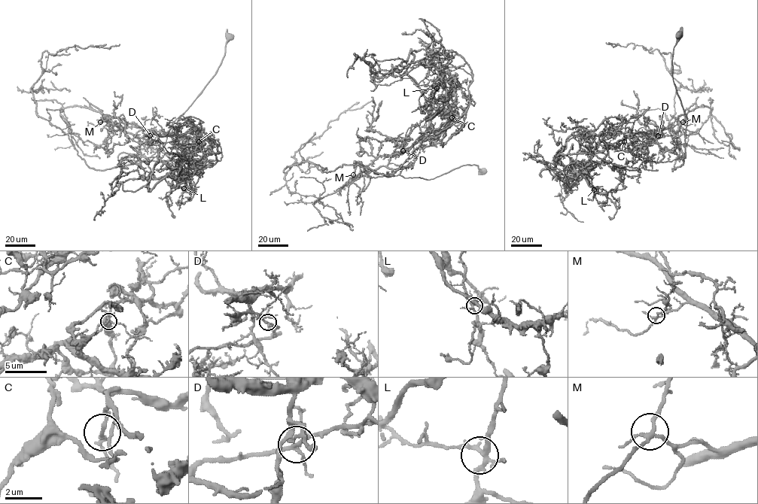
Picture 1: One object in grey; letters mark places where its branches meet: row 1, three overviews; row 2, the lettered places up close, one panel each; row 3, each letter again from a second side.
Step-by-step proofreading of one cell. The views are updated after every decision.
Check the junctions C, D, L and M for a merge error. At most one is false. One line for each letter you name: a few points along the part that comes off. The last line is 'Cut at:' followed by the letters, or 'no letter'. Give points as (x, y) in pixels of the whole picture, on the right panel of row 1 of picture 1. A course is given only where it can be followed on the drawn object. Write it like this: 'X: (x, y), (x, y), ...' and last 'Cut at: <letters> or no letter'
D: (658, 135), (680, 146), (673, 171), (680, 84), (657, 49), (606, 42)
Cut at: D

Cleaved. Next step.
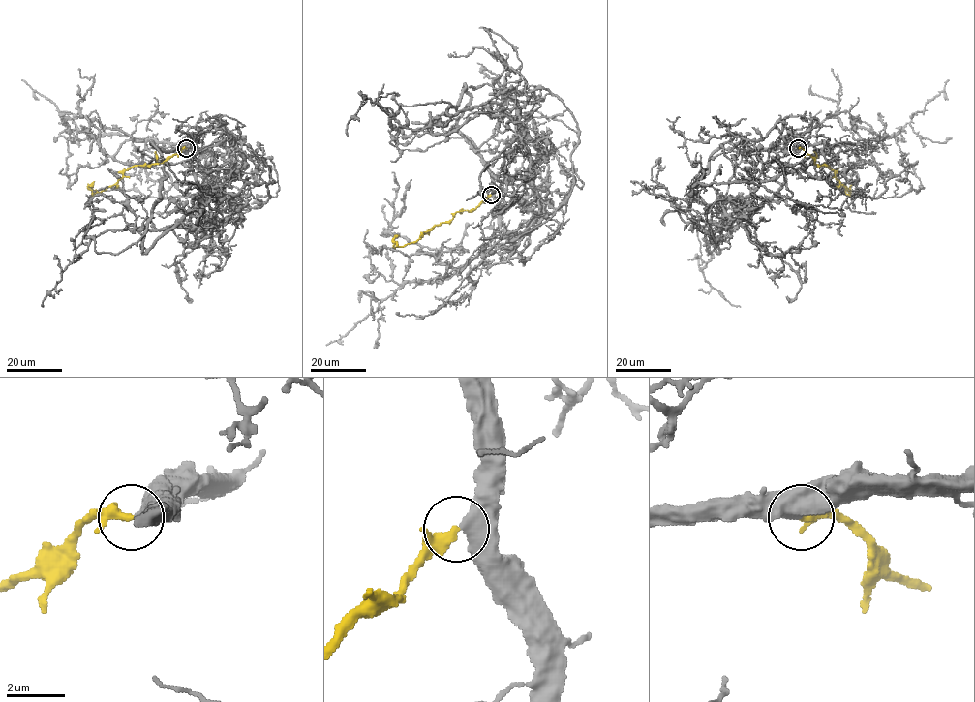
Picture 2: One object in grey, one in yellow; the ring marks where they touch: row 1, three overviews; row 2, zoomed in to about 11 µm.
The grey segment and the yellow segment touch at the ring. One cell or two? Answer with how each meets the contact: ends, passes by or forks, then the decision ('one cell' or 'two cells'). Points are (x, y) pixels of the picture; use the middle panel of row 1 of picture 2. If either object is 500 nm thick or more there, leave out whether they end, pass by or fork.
one cell

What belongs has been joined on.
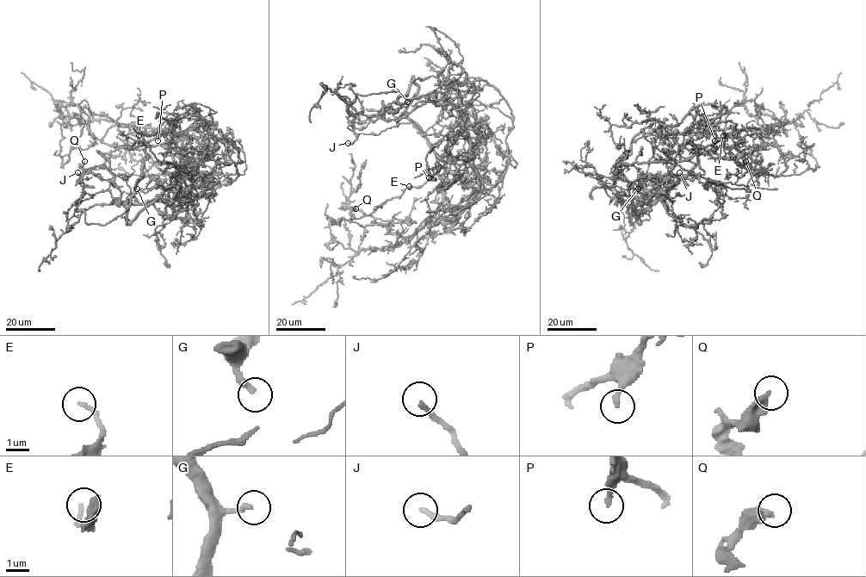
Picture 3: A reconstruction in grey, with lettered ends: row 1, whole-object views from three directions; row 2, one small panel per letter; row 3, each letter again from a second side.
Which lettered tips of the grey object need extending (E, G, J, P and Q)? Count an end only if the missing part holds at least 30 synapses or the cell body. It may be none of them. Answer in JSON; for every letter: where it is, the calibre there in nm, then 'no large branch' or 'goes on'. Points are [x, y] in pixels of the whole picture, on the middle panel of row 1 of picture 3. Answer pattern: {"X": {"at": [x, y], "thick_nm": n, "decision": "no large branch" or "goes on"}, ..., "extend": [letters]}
{"E": {"at": [409, 186], "thick_nm": 160, "decision": "no large branch"}, "G": {"at": [407, 102], "thick_nm": 240, "decision": "goes on"}, "J": {"at": [348, 143], "thick_nm": 190, "decision": "goes on"}, "P": {"at": [429, 177], "thick_nm": 190, "decision": "no large branch"}, "Q": {"at": [355, 208], "thick_nm": 320, "decision": "no large branch"}, "extend": ["G", "J"]}

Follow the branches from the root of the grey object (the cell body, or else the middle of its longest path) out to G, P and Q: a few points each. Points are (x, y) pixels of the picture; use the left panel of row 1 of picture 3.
G: (175, 164), (165, 137), (143, 134), (134, 127), (143, 138), (147, 155), (137, 189)
P: (175, 164), (164, 134), (167, 132), (162, 132), (157, 140)
Q: (175, 164), (164, 134), (167, 132), (142, 145), (116, 149), (102, 164), (83, 172), (80, 165), (84, 161)

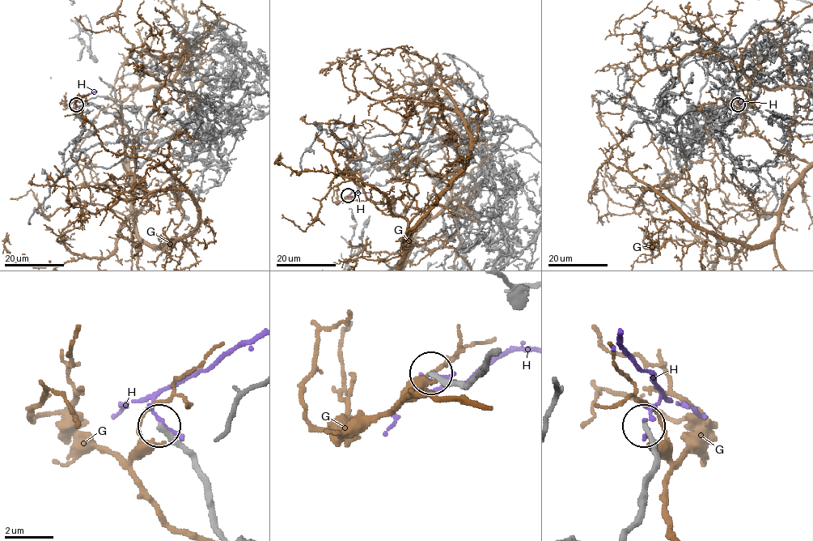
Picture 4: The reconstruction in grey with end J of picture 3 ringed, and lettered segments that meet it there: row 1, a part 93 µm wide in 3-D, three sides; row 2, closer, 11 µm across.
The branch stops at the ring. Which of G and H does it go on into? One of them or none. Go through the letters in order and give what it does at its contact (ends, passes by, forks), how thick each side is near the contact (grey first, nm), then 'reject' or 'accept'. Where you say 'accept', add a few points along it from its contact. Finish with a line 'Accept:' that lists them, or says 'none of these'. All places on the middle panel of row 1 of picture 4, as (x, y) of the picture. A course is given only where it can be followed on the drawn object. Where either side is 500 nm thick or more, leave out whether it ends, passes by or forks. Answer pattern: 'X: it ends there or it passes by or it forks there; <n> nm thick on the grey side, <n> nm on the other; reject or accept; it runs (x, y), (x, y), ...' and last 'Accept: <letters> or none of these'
G: it ends there; 280 nm thick on the grey side, 360 nm on the other; reject
H: it ends there; 260 nm thick on the grey side, 160 nm on the other; reject
Accept: none of these

